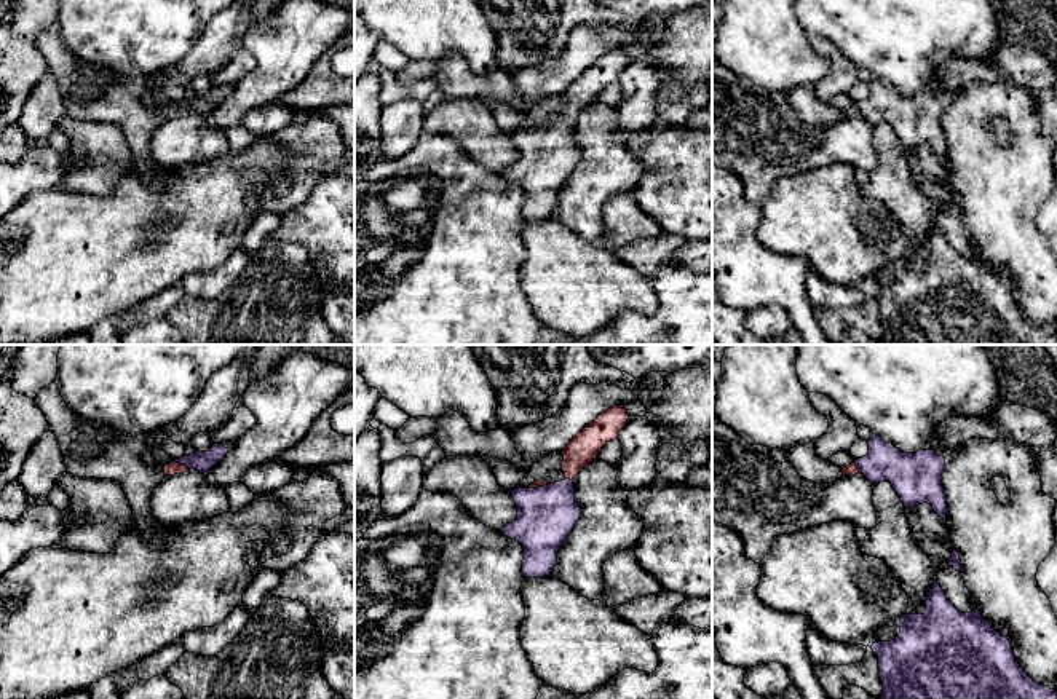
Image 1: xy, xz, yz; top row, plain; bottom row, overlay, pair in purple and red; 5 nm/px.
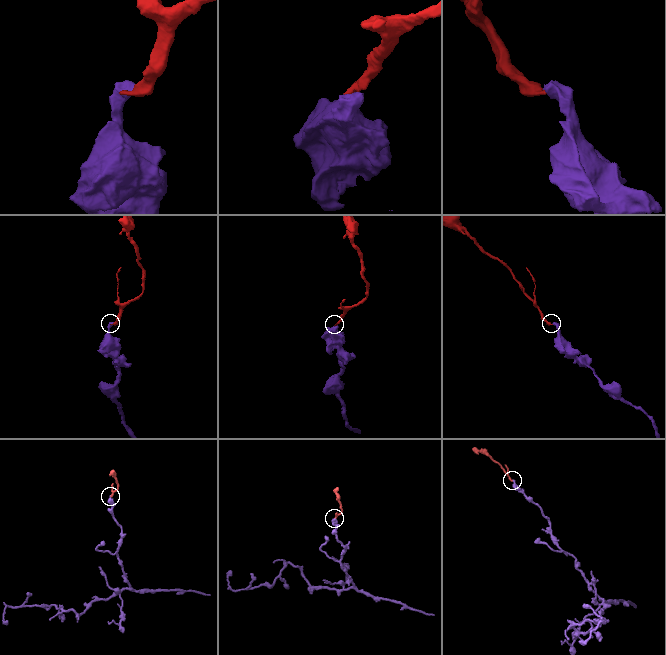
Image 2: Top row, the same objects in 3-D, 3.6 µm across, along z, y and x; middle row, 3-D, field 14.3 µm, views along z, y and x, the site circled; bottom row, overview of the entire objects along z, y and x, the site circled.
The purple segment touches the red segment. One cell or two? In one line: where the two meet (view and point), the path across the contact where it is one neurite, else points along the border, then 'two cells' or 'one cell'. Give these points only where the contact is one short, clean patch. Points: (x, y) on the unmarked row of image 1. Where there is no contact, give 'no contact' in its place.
xy (181, 106) | across xy (203, 104), (181, 106), (173, 110) | one cell

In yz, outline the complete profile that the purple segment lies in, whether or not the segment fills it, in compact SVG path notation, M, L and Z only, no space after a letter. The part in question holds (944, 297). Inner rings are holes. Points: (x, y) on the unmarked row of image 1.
M936 214L923 257L905 257L901 276L891 284L875 284L883 337L880 345L1057 345L1057 335L1033 324L1017 305L1011 284L987 265L979 252L958 254L942 233Z

